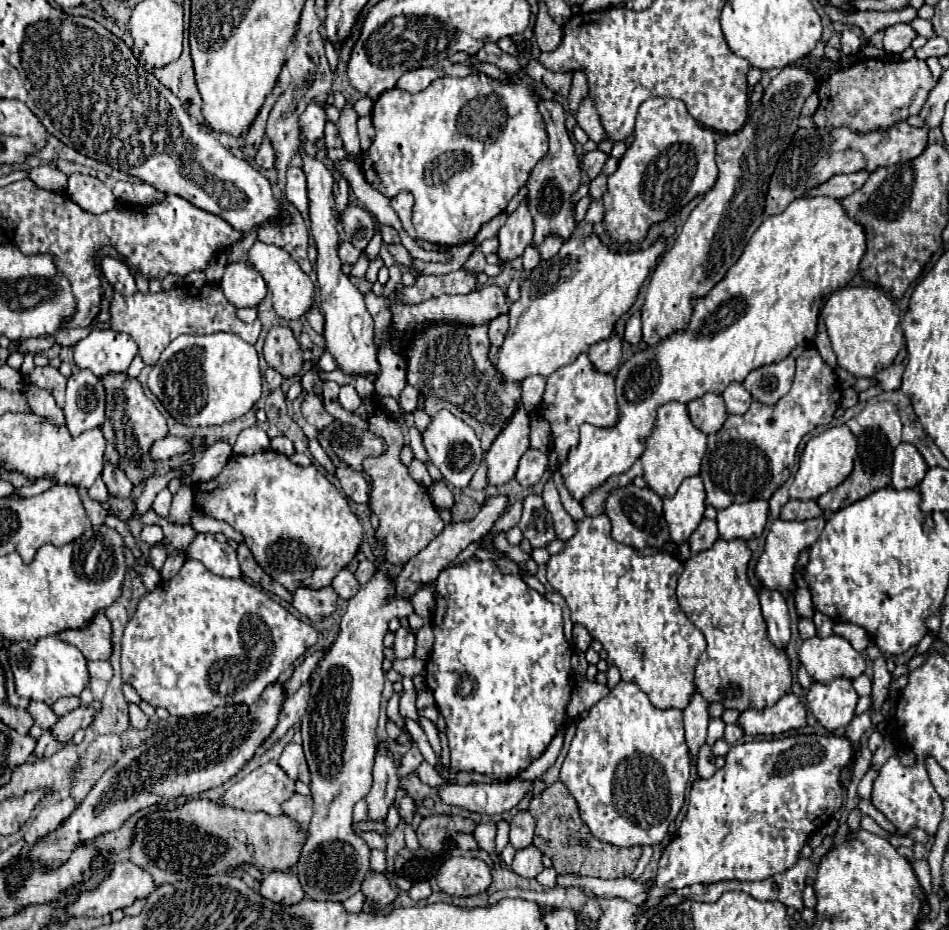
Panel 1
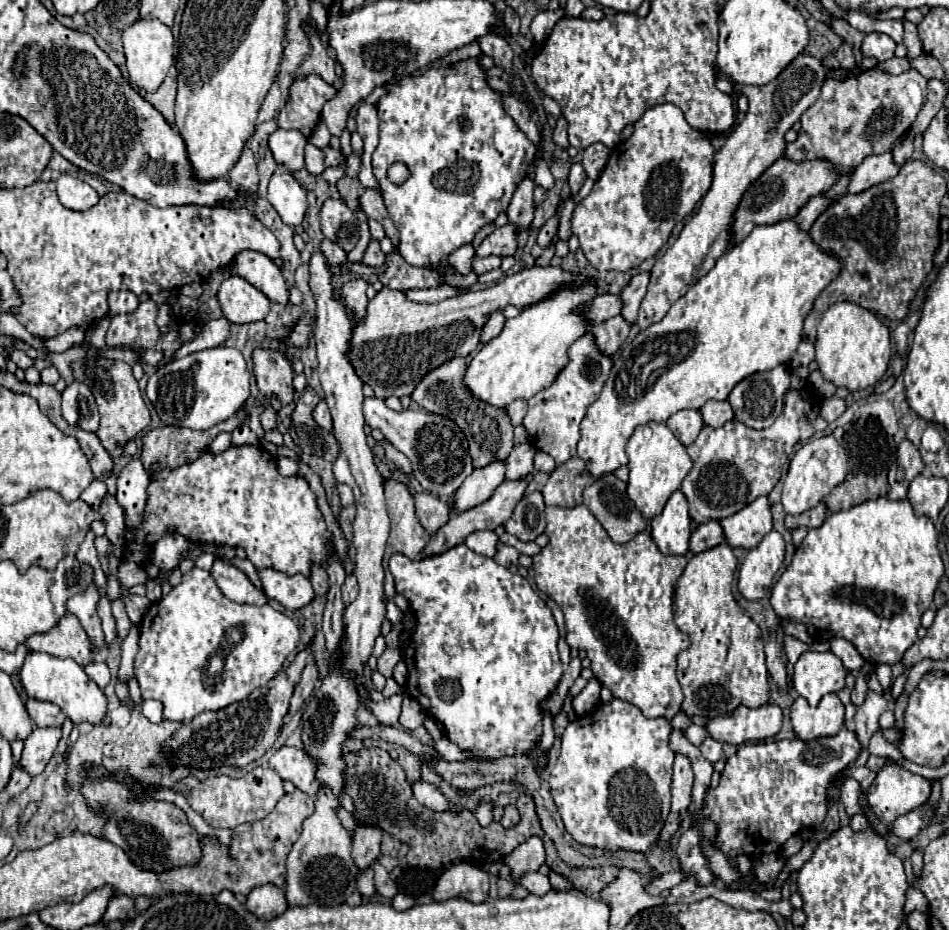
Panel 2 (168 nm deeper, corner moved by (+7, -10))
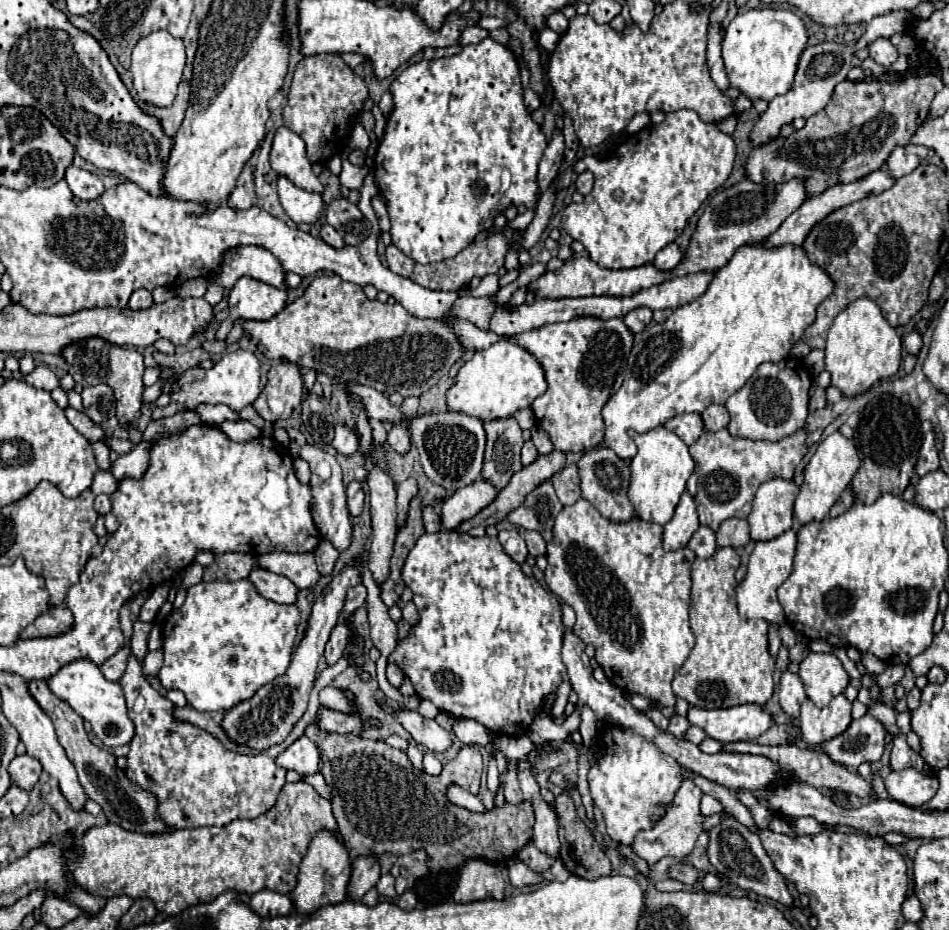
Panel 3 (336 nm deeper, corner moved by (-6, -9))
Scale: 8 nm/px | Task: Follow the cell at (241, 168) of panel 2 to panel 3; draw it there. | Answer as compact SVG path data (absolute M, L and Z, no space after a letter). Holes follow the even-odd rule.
M248 162L238 176L238 182L228 198L228 204L234 208L250 208L256 204L256 190L254 190L254 164Z

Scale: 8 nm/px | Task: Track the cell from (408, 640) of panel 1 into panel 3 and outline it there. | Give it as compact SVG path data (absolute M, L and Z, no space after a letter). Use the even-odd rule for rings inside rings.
M388 662L388 668L386 668L386 676L388 676L388 682L390 682L394 688L398 688L398 686L402 684L404 672L402 672L402 668L400 668L398 664L394 664L394 662Z

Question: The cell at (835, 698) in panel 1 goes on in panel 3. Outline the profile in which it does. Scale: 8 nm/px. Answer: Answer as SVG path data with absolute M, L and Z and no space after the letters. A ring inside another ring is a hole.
M838 694L826 708L816 708L812 700L802 702L800 728L802 736L810 746L820 746L822 742L842 734L852 722L852 702Z

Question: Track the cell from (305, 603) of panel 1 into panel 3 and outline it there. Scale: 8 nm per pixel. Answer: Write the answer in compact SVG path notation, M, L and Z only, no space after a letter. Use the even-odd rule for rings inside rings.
M268 552L256 556L260 568L286 576L298 590L314 588L320 580L316 570L314 554L286 554L286 552Z

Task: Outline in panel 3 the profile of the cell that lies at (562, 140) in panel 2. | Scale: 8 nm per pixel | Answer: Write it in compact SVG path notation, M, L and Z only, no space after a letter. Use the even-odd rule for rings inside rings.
M494 234L490 238L476 240L474 244L470 244L468 248L458 253L456 258L448 258L448 260L442 260L442 262L436 262L436 264L418 264L412 258L408 258L402 250L398 250L396 246L386 248L386 260L388 260L388 268L394 274L410 278L412 282L416 282L416 284L420 284L428 290L448 292L448 290L460 290L460 288L468 286L474 276L482 278L486 274L496 274L498 268L504 266L504 258L506 258L510 246L512 246L512 242L506 234Z

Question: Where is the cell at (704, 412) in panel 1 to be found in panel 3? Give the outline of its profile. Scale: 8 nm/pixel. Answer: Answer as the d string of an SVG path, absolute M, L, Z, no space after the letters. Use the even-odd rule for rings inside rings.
M680 414L680 416L670 418L664 426L668 430L676 432L688 446L694 444L700 438L700 434L704 432L704 420L700 414Z

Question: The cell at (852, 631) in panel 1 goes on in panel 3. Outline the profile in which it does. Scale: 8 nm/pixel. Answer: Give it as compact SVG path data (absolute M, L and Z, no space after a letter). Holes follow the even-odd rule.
M862 654L862 664L864 664L864 668L866 668L870 674L882 674L884 668L886 668L886 664L884 664L882 660L874 658L874 654Z

